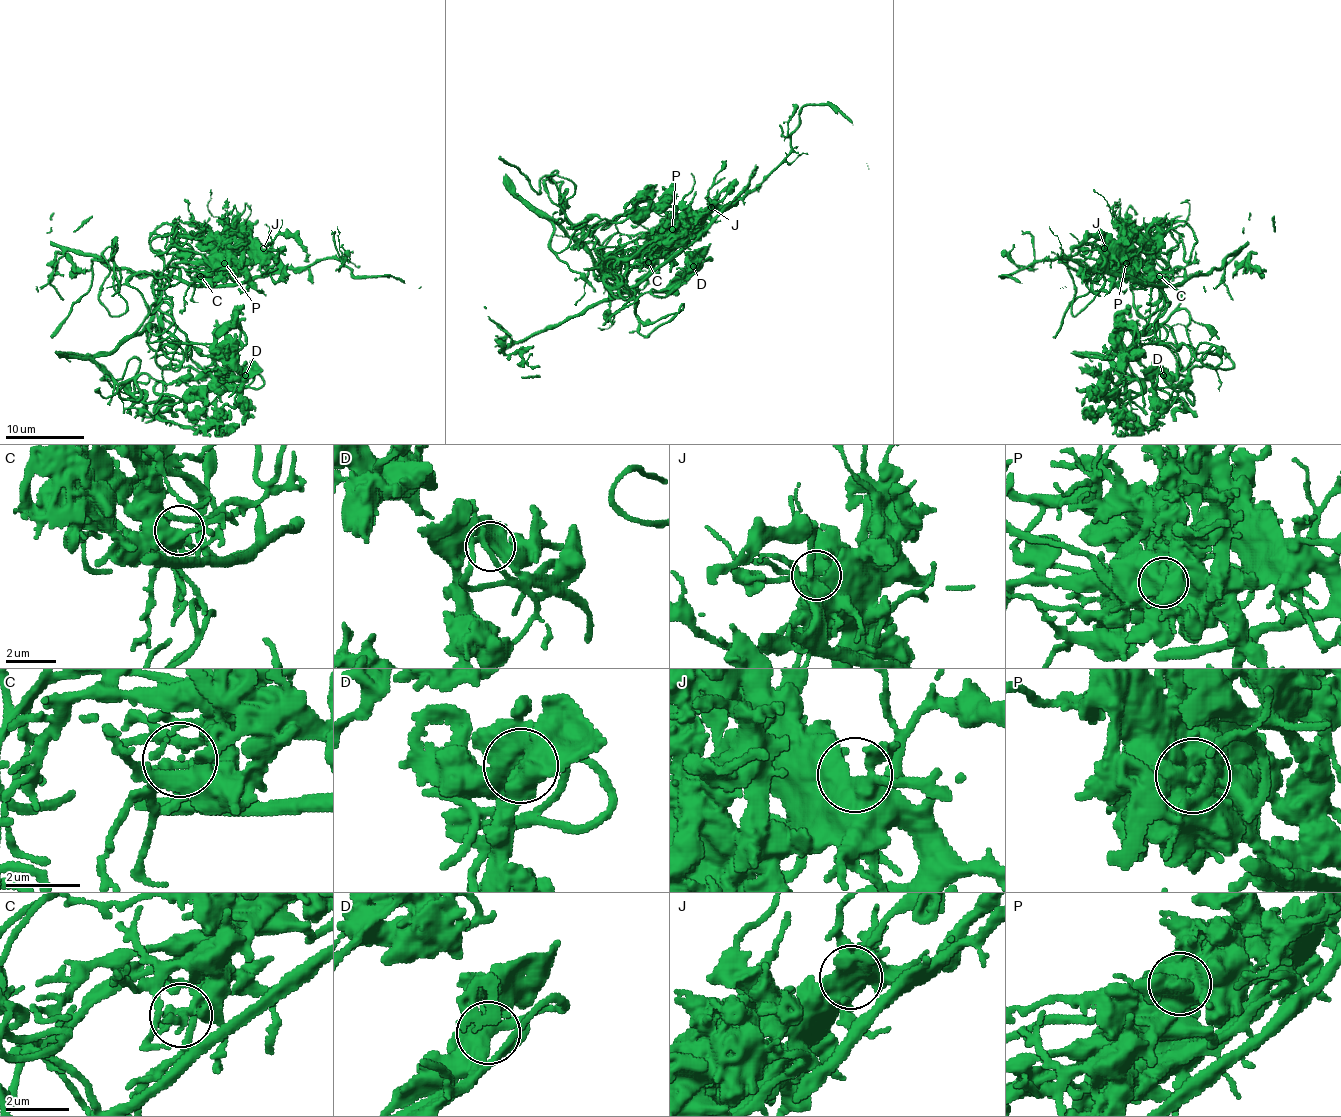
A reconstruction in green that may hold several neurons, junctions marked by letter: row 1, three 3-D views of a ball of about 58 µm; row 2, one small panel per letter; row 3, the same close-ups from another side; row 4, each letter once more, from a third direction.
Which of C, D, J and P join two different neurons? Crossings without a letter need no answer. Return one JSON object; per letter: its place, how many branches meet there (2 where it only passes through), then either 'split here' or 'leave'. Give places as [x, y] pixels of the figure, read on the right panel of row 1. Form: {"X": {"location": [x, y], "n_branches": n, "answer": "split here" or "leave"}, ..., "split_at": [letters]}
{"C": {"location": [1159, 276], "n_branches": 2, "answer": "leave"}, "D": {"location": [1163, 375], "n_branches": 3, "answer": "leave"}, "J": {"location": [1104, 248], "n_branches": 3, "answer": "leave"}, "P": {"location": [1126, 263], "n_branches": 1, "answer": "split here"}, "split_at": ["P"]}

